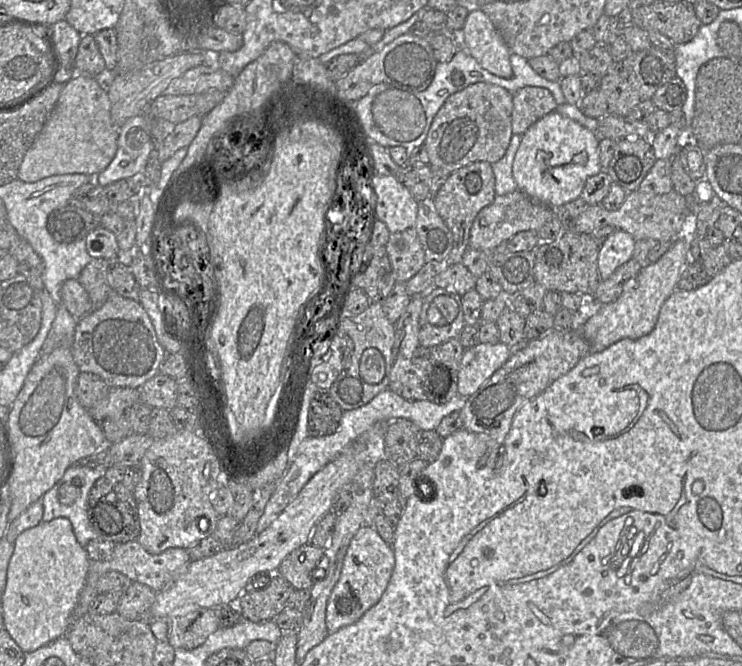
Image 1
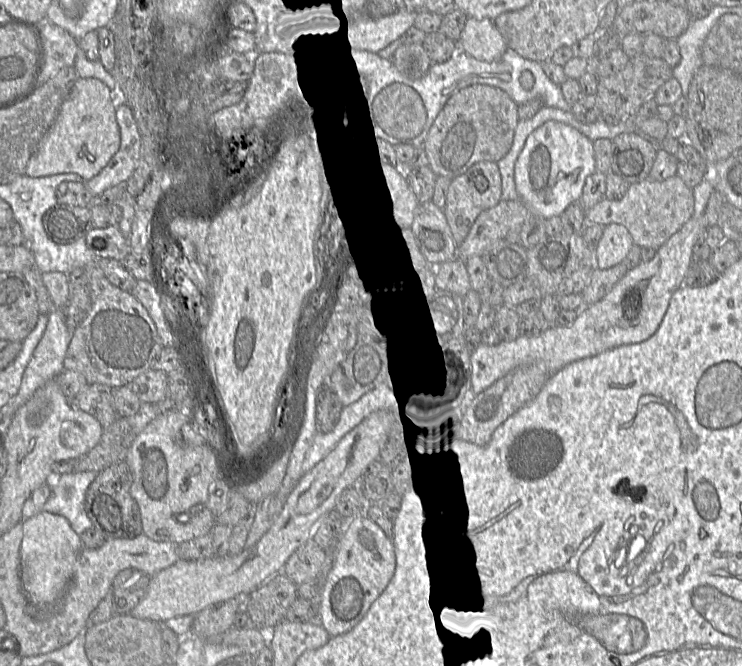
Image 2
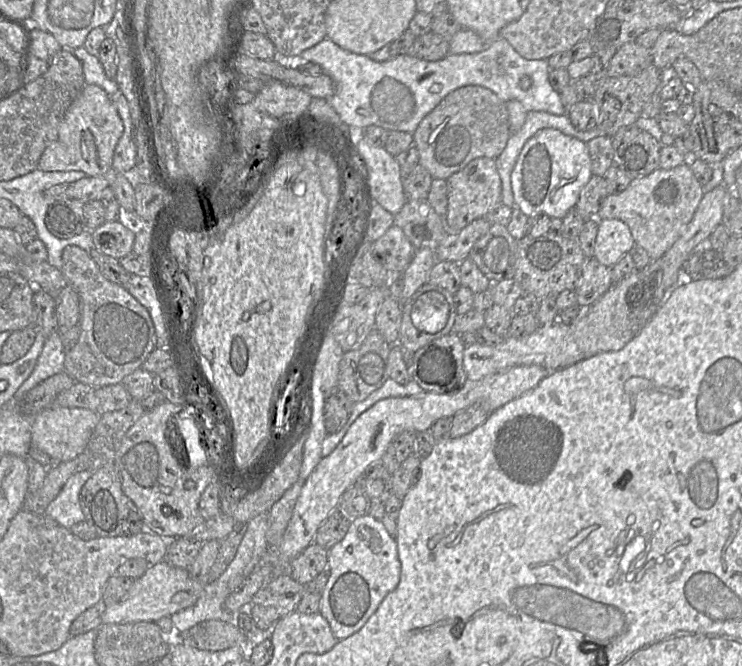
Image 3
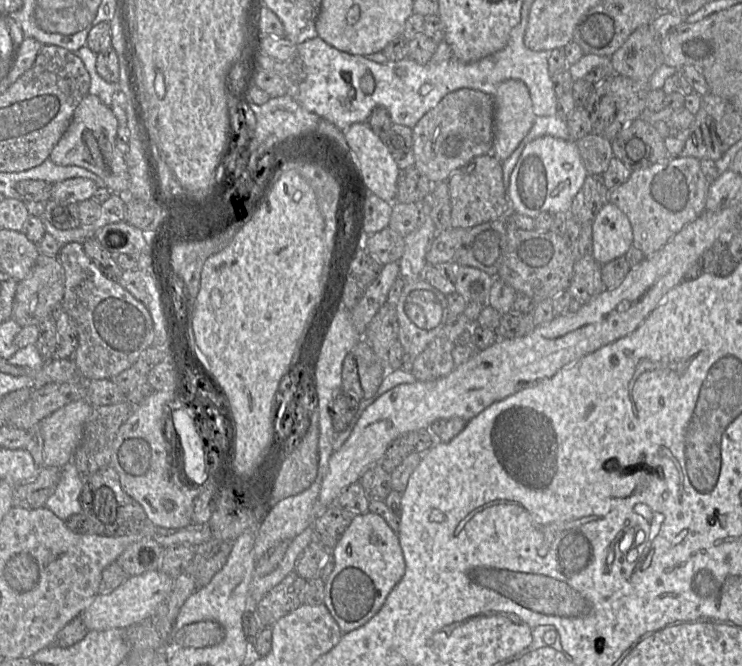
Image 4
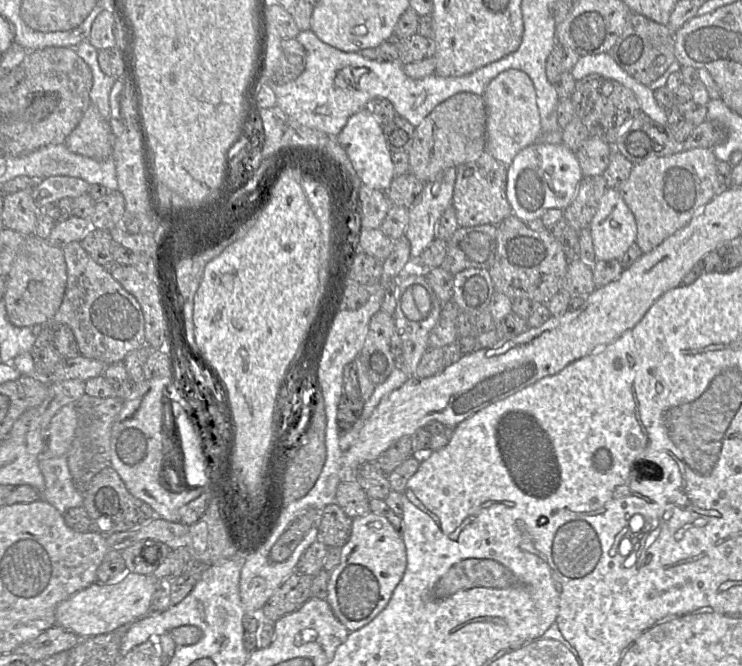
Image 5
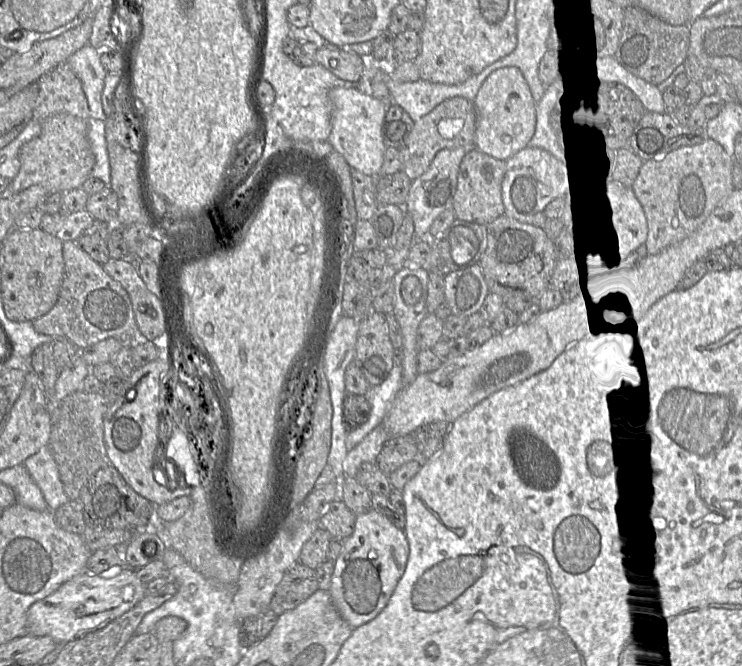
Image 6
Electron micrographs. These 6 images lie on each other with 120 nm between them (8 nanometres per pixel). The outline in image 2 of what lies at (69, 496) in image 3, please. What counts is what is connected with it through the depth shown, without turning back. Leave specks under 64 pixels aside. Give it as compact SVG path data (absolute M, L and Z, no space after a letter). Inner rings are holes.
M87 471L55 476L44 511L65 517L79 536L93 528L85 511L85 495L99 472Z

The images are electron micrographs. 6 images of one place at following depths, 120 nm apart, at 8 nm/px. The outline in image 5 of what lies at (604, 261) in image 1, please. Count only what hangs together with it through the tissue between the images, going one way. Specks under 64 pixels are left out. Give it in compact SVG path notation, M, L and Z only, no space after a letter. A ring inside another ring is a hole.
M608 188L590 223L596 260L619 260L636 242L634 214L616 188Z

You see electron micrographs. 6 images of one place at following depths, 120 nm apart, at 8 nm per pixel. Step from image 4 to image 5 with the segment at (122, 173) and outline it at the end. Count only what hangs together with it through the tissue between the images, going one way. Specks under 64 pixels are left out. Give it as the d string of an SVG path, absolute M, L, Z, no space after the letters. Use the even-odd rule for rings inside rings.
M91 103L64 144L73 153L105 161L112 156L114 134L108 119Z

